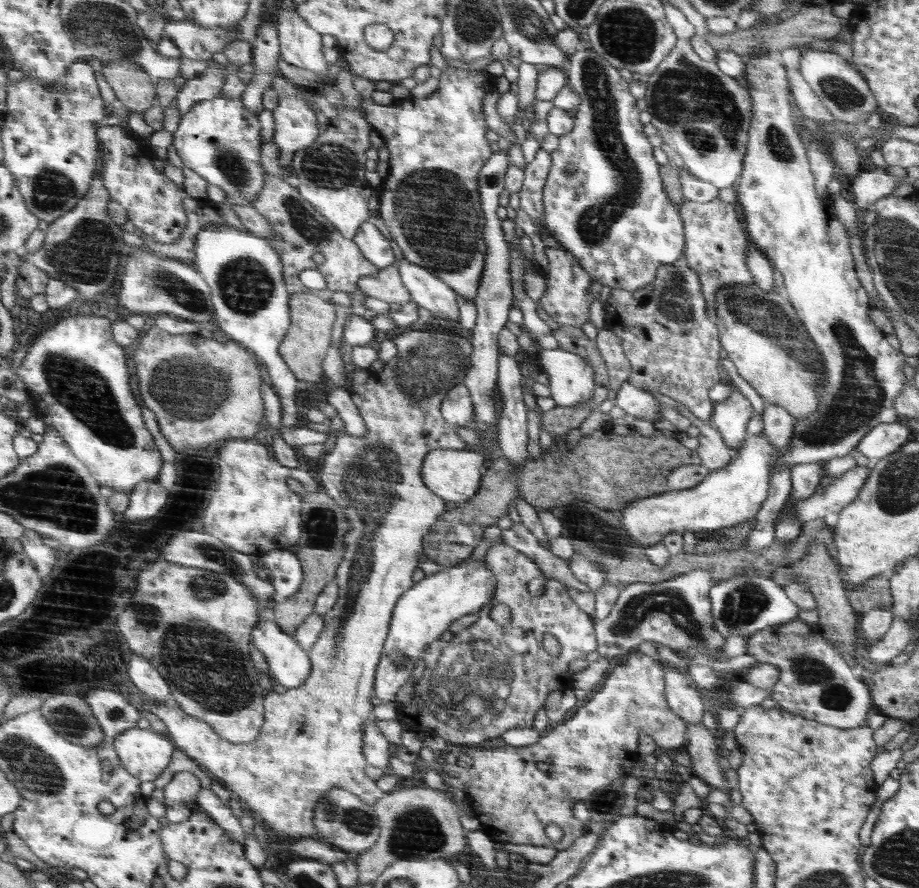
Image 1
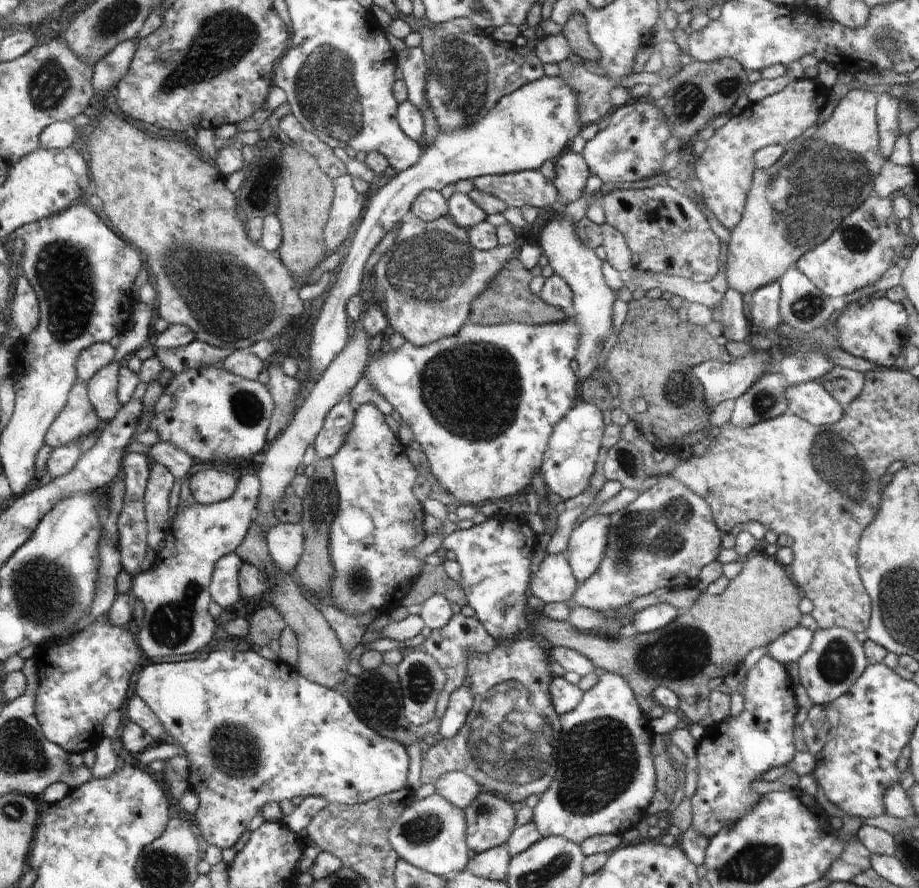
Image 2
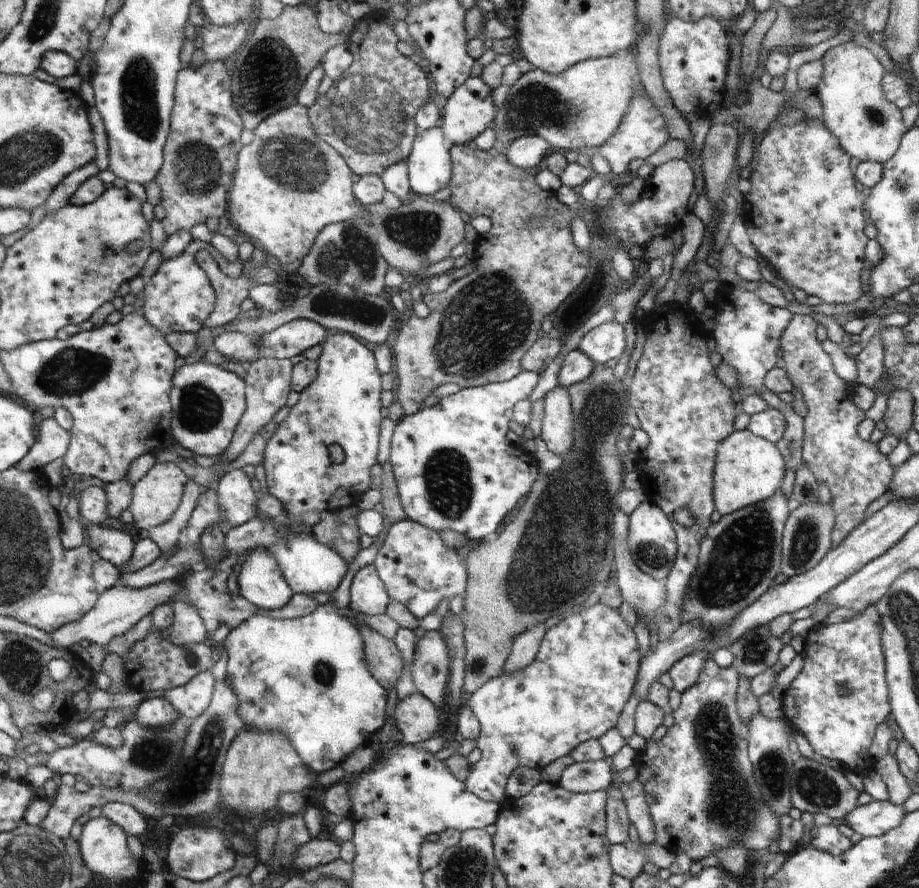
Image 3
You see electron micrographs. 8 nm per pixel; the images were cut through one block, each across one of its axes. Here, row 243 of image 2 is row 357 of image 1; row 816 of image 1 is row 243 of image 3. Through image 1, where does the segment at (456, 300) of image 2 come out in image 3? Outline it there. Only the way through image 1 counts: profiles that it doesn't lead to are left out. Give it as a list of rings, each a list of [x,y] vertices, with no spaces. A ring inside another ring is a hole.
[[[296,102],[290,107],[276,111],[273,115],[270,115],[268,119],[265,119],[264,122],[254,130],[254,136],[249,139],[247,145],[241,148],[241,152],[238,155],[237,179],[235,180],[233,191],[231,192],[229,218],[237,230],[244,232],[246,236],[251,238],[251,242],[255,246],[262,247],[265,252],[274,256],[274,258],[290,272],[297,272],[297,268],[304,262],[305,256],[312,250],[312,246],[316,242],[318,234],[330,223],[346,223],[349,222],[350,219],[364,219],[367,223],[371,224],[372,216],[368,208],[352,194],[352,184],[354,184],[354,182],[352,182],[352,172],[350,172],[348,163],[338,154],[337,150],[334,150],[332,146],[326,144],[326,141],[320,140],[320,138],[316,136],[308,118],[307,108]]]

